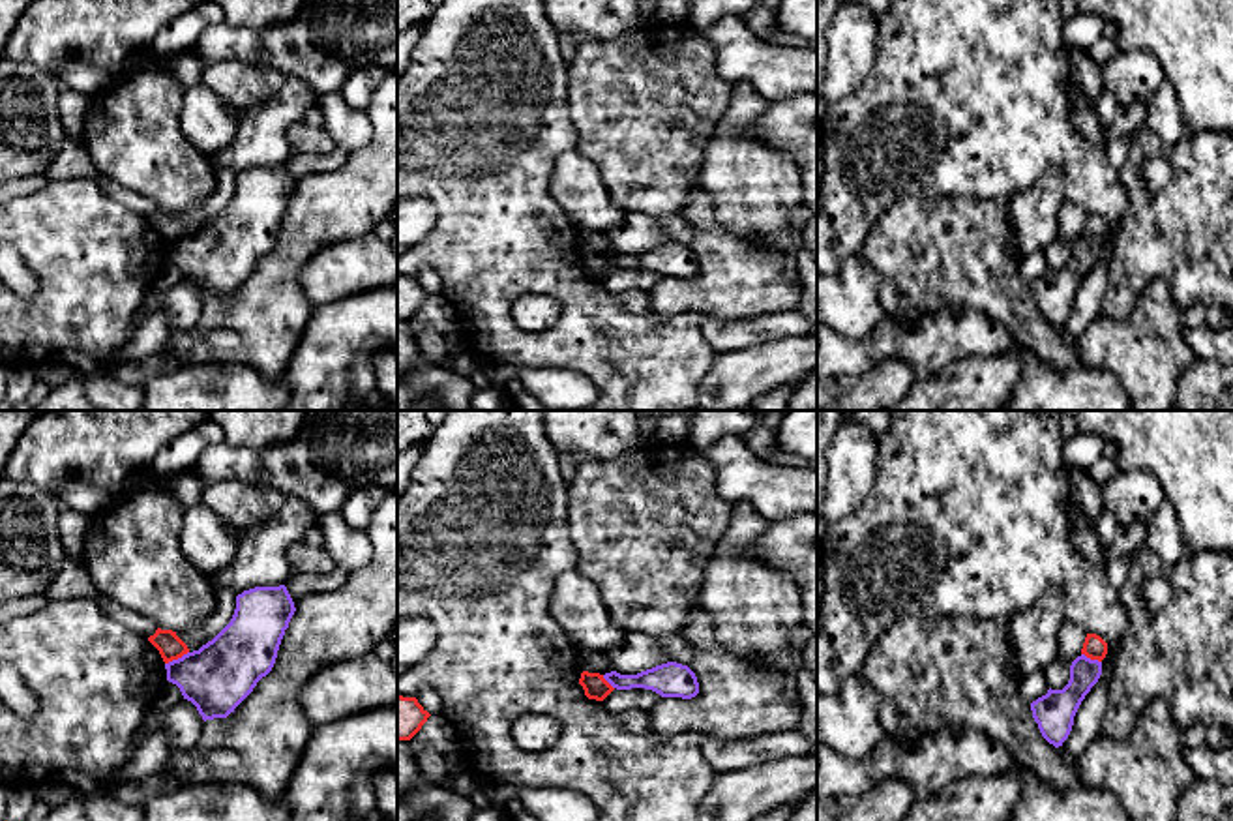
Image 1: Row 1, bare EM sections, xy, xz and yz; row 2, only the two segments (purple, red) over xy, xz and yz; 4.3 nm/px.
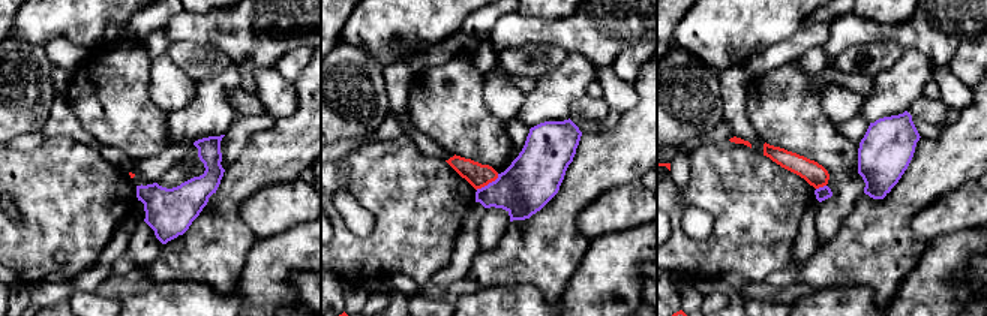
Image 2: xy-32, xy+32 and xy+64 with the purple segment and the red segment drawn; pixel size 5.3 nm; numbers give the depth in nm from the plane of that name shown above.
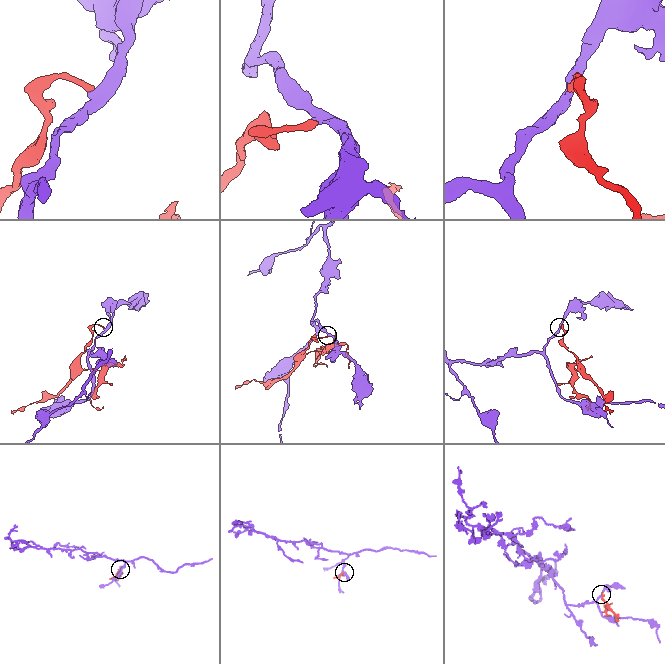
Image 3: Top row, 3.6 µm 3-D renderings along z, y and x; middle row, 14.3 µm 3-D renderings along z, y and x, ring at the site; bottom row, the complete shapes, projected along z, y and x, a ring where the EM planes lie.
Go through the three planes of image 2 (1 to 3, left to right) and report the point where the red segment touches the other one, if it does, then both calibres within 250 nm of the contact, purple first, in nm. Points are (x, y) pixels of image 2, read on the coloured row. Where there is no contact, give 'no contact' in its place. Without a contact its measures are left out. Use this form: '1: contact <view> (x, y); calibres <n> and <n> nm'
1: no contact
2: contact xy+32 (489, 183); calibres 280 and 130 nm
3: contact xy+64 (821, 187); calibres 70 and 120 nm

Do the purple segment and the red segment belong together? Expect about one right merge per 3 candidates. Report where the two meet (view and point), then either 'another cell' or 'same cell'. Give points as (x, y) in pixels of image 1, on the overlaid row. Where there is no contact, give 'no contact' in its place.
xy (178, 658) | another cell

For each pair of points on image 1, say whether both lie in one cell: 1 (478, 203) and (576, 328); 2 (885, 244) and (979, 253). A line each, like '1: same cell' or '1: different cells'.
1: same cell
2: same cell

